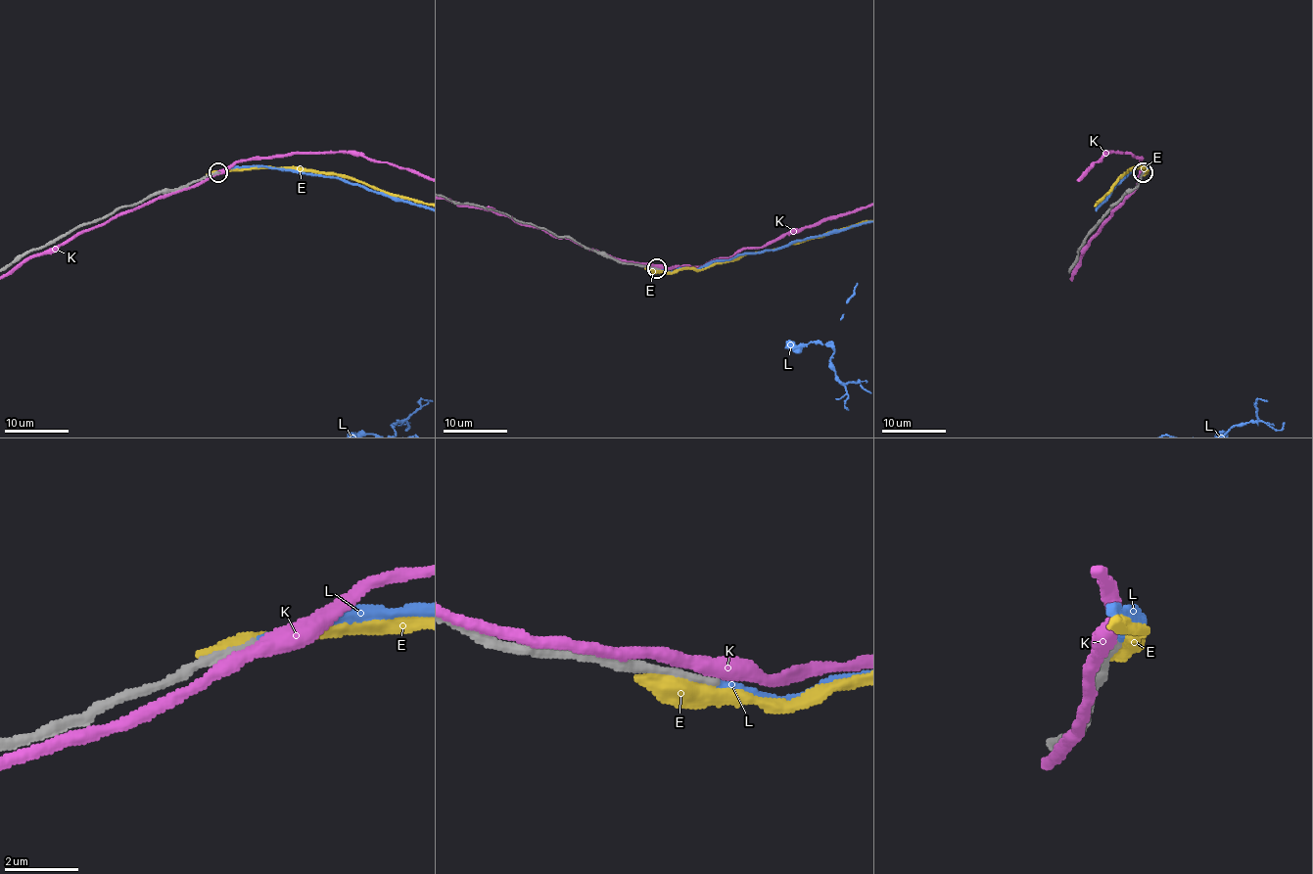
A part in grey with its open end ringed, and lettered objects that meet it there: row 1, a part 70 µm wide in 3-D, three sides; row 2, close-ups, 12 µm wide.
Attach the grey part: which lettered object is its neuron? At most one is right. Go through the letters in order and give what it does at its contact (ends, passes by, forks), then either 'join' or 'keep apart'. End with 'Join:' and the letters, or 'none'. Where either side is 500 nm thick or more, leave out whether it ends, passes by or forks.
E: keep apart
K: it passes by; keep apart
L: it ends; join
Join: L

